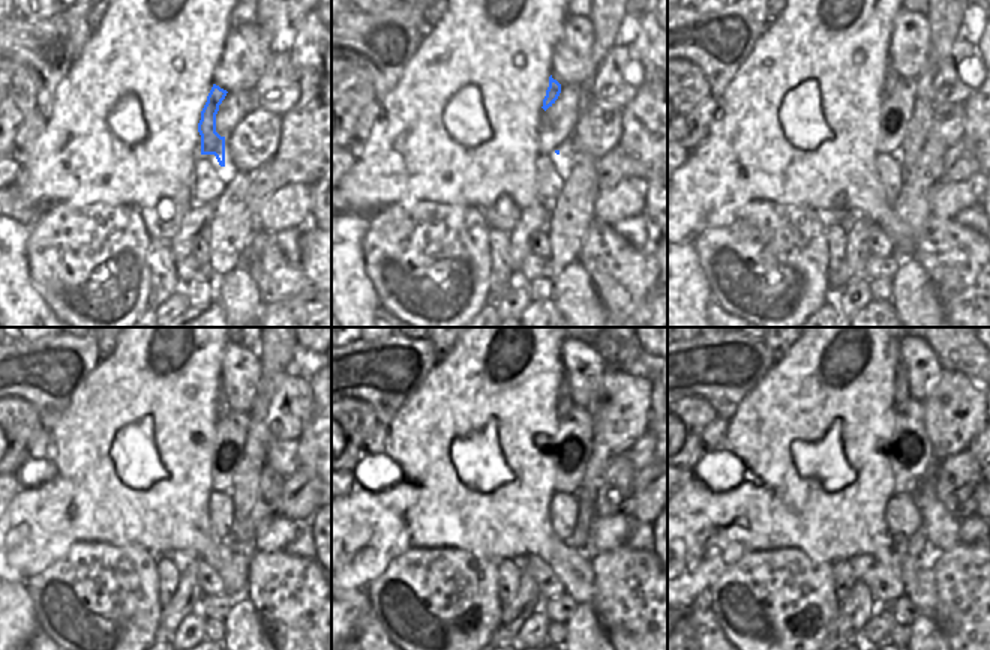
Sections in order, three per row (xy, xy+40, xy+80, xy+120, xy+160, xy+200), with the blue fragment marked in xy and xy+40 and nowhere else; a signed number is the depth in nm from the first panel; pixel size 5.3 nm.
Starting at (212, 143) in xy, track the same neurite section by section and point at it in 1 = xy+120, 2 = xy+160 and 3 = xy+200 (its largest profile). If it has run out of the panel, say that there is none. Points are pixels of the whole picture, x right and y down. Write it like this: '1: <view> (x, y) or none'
1: xy+120 (224, 409)
2: xy+160 (564, 403)
3: xy+200 (900, 376)

